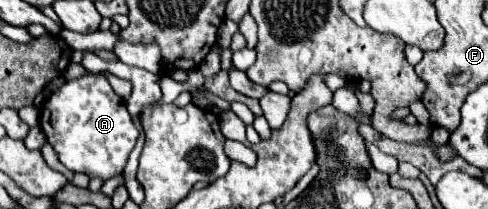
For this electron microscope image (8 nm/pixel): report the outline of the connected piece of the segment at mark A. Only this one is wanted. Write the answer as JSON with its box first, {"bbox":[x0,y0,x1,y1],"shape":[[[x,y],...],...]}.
{"bbox":[39,74,139,182],"shape":[[[85,74],[67,80],[53,90],[41,108],[39,128],[45,132],[47,142],[67,170],[83,172],[89,178],[101,178],[103,182],[123,172],[139,138],[139,130],[135,128],[125,102],[101,74]]]}

